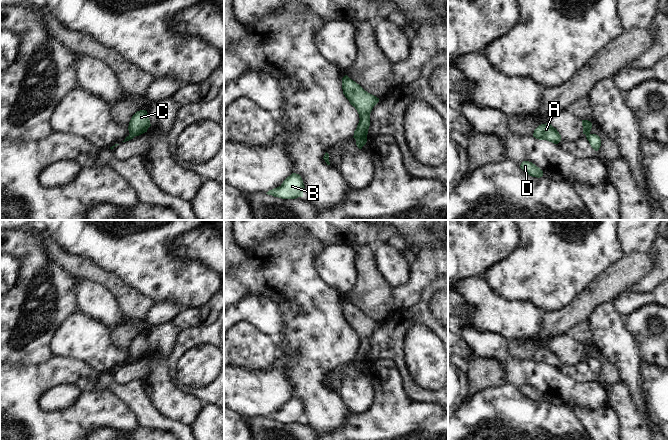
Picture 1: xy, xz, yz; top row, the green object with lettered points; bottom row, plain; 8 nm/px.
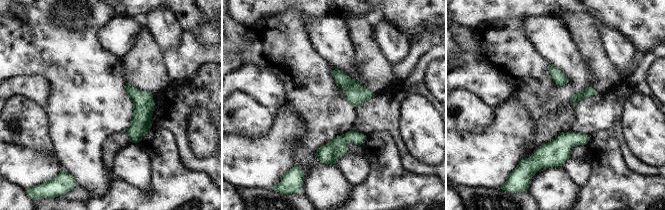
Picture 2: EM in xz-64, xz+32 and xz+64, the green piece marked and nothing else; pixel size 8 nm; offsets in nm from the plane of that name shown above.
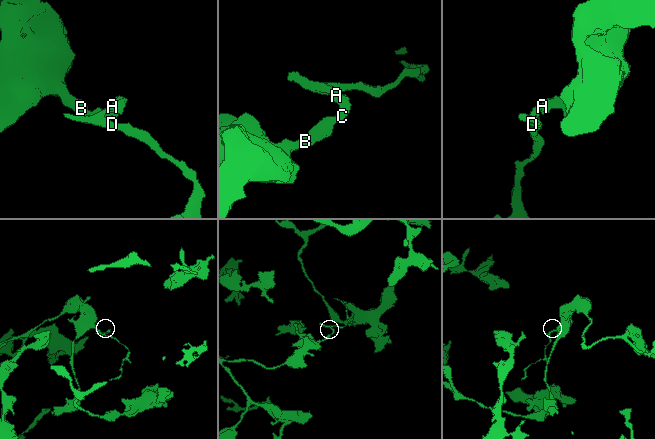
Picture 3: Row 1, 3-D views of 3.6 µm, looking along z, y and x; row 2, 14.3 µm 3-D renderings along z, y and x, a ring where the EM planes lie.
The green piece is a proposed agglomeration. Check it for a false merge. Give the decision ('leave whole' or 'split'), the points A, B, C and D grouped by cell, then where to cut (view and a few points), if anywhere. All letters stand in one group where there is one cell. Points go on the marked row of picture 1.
split | A C D / B | xz (354, 135), (357, 139), (366, 139)

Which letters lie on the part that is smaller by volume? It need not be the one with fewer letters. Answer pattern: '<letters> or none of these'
A, C, D

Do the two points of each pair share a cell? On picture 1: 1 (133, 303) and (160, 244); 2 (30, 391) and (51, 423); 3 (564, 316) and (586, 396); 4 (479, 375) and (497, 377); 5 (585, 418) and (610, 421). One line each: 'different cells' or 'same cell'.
1: different cells
2: same cell
3: different cells
4: same cell
5: same cell

